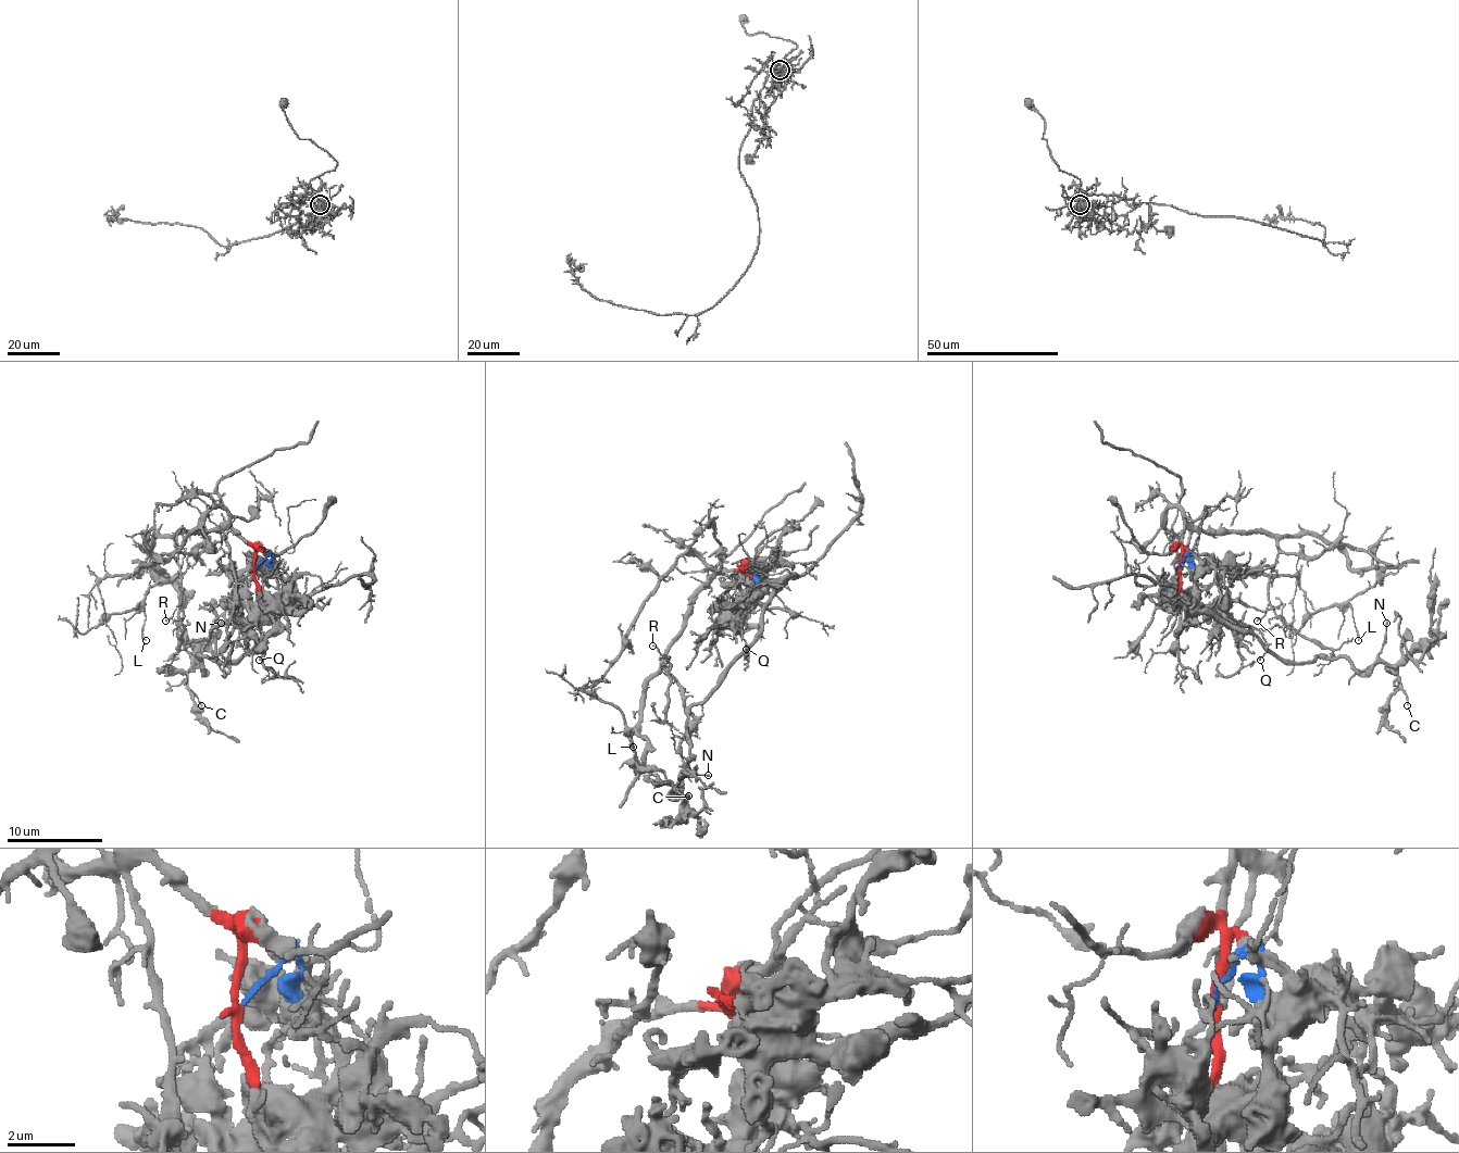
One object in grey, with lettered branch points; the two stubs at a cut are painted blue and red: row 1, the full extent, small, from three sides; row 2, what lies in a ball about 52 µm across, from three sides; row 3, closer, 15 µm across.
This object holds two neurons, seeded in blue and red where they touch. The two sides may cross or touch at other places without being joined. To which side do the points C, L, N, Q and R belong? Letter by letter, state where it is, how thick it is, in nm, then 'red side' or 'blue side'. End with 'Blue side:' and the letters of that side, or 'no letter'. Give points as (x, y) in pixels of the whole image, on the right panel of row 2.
C: (1407, 705) | 100 nm | blue side
L: (1358, 640) | 110 nm | red side
N: (1386, 623) | 100 nm | blue side
Q: (1260, 660) | 130 nm | blue side
R: (1257, 621) | 100 nm | red side
Blue side: C, N, Q

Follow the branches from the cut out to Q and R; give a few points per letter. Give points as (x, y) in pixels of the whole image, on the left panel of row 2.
Q: (254, 566), (264, 560), (270, 566), (260, 612), (252, 622), (260, 631), (260, 660)
R: (254, 566), (254, 550), (228, 528), (178, 533), (181, 602), (166, 622)

